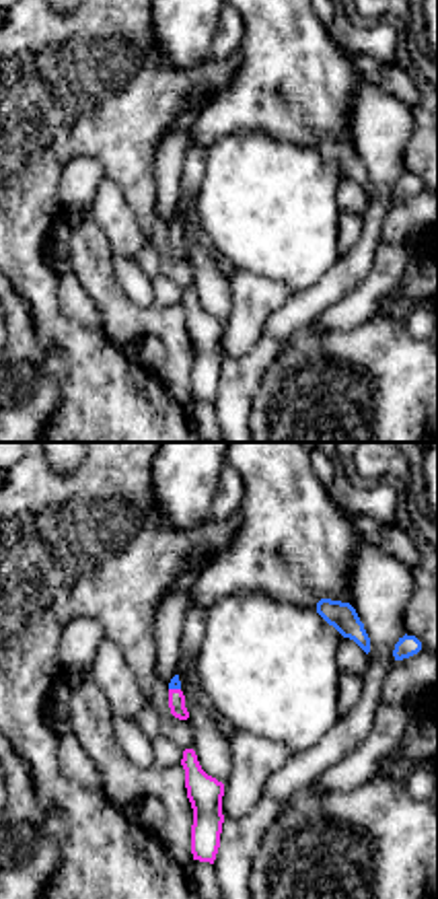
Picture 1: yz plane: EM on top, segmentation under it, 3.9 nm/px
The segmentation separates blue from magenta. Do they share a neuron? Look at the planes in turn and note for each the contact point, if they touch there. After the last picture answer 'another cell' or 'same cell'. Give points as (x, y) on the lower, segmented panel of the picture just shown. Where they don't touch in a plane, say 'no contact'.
(175, 688)

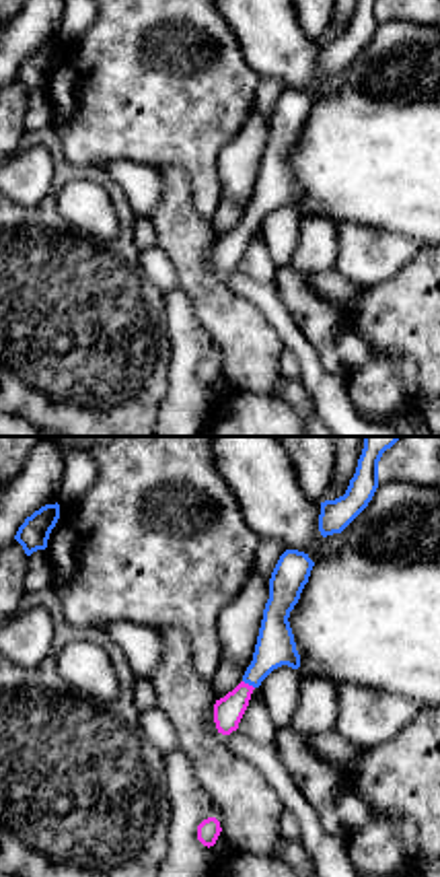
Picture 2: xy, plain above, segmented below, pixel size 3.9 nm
(249, 684)

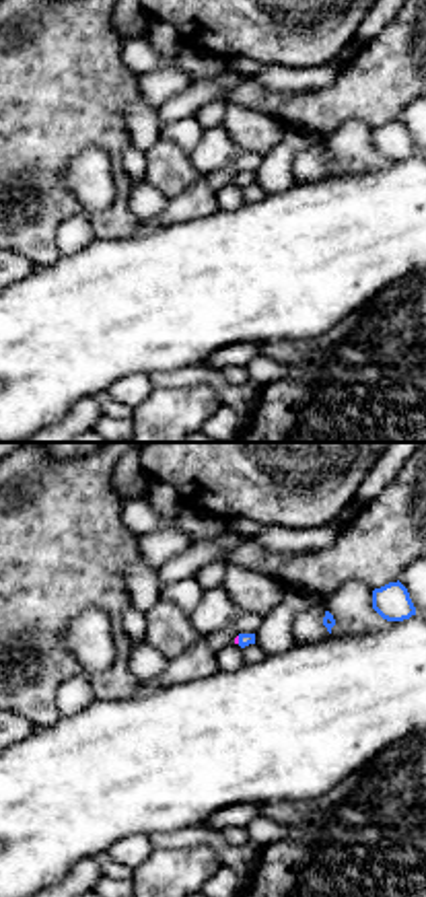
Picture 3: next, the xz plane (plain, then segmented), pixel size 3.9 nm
(239, 640)

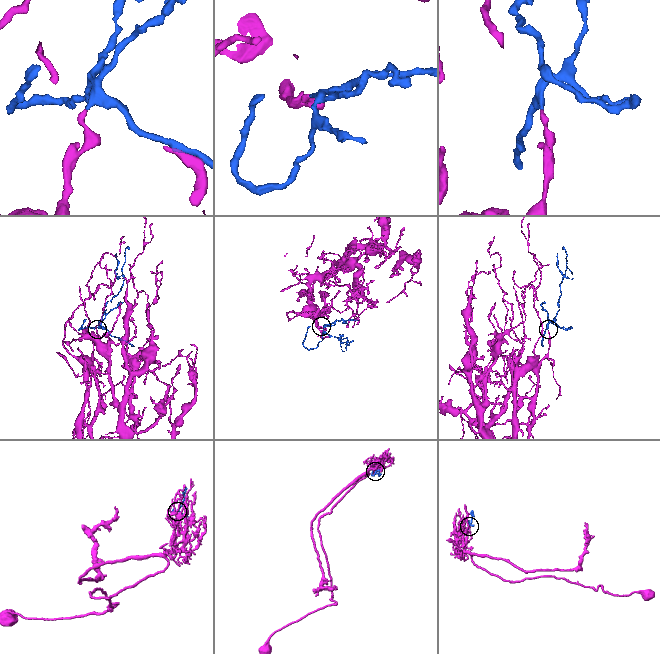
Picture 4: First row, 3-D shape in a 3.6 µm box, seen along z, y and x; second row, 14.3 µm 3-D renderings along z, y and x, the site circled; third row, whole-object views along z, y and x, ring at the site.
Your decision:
same cell

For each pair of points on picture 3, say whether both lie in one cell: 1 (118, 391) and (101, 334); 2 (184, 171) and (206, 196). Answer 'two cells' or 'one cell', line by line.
1: two cells
2: two cells

